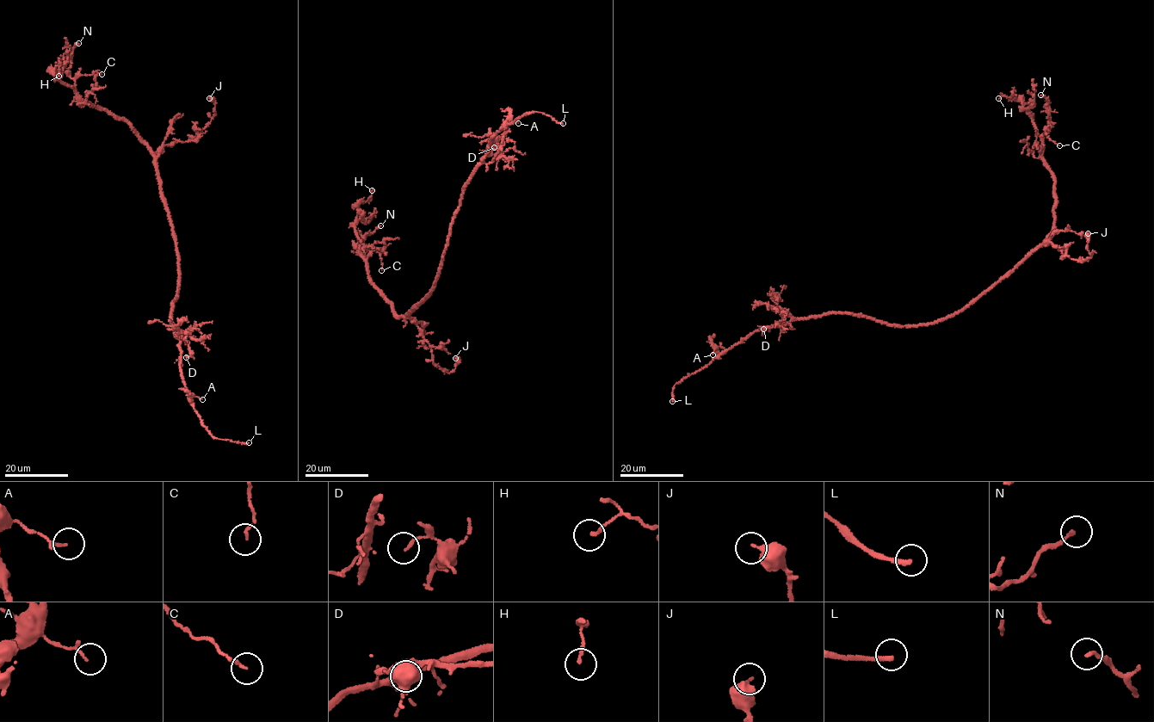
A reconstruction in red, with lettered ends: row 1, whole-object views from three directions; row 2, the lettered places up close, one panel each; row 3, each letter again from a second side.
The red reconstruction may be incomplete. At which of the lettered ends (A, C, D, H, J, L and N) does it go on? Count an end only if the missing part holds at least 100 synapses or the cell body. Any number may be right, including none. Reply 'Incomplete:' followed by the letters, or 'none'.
Incomplete: L

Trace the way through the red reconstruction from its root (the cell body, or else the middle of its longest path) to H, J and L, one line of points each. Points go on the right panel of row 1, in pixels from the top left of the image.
H: (941, 319), (966, 308), (1052, 233), (1056, 185), (1042, 157), (1041, 139), (1021, 100), (1015, 95), (998, 98)
J: (941, 319), (964, 310), (1044, 243), (1052, 243), (1071, 259), (1087, 259), (1091, 256), (1087, 247), (1088, 233)
L: (941, 319), (892, 325), (831, 312), (774, 324), (755, 330), (684, 378), (673, 389), (672, 401)

